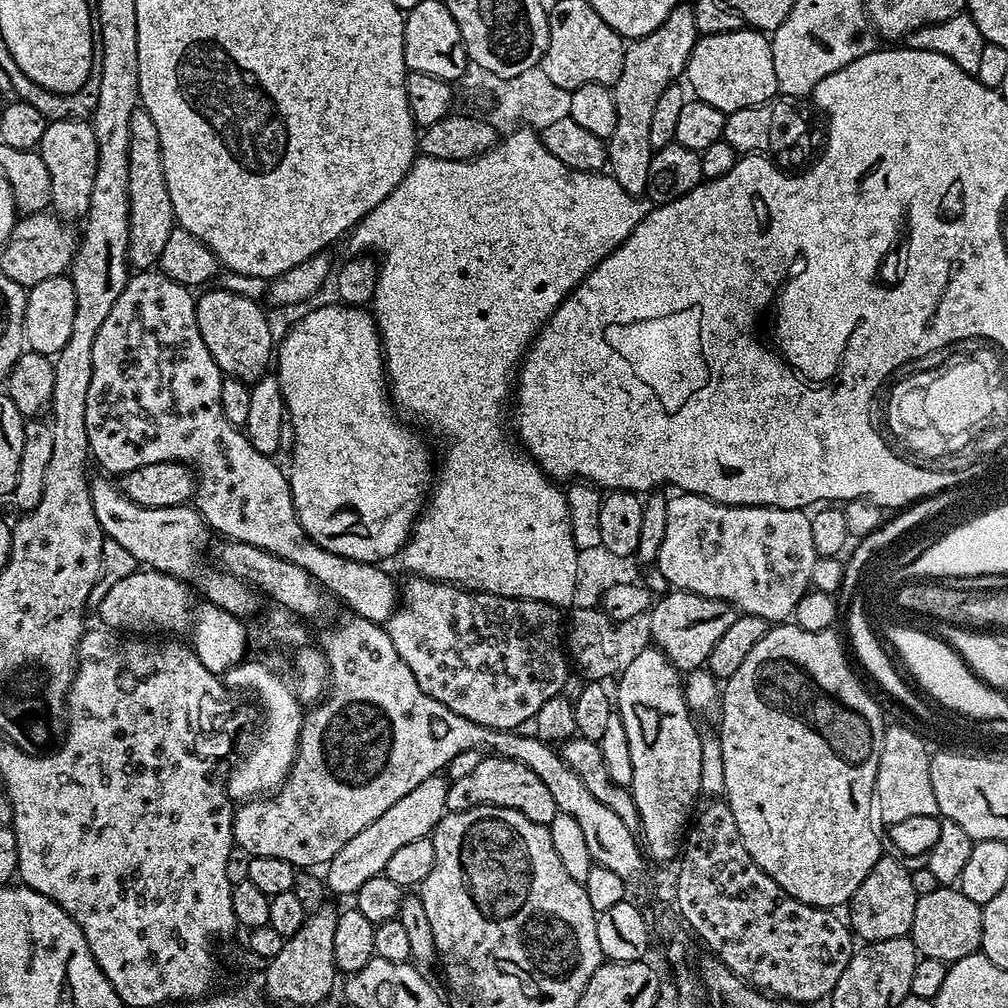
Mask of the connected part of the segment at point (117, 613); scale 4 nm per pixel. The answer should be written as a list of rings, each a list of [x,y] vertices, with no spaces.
[[[137,570],[130,574],[130,578],[122,578],[106,590],[98,602],[99,623],[105,629],[119,630],[124,634],[176,634],[172,632],[180,632],[183,628],[185,631],[193,621],[194,601],[191,591],[193,589],[176,576],[165,572]]]

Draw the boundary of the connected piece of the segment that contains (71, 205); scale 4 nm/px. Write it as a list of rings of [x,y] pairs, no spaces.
[[[84,118],[51,121],[46,134],[42,134],[38,151],[50,172],[51,211],[68,222],[75,221],[75,216],[87,217],[90,190],[94,190],[94,170],[98,166],[98,142],[91,123]]]

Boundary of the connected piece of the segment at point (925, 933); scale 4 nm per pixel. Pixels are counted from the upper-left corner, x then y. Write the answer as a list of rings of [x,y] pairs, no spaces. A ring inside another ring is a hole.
[[[941,886],[931,894],[917,896],[910,935],[921,957],[938,958],[950,966],[956,960],[980,951],[983,917],[983,907],[970,902],[970,898],[966,898],[959,887]]]

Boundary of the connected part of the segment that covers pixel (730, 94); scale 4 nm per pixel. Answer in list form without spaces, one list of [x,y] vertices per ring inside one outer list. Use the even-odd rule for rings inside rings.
[[[745,26],[713,36],[700,36],[688,59],[687,87],[697,100],[725,114],[764,104],[777,95],[772,41],[765,33]]]

